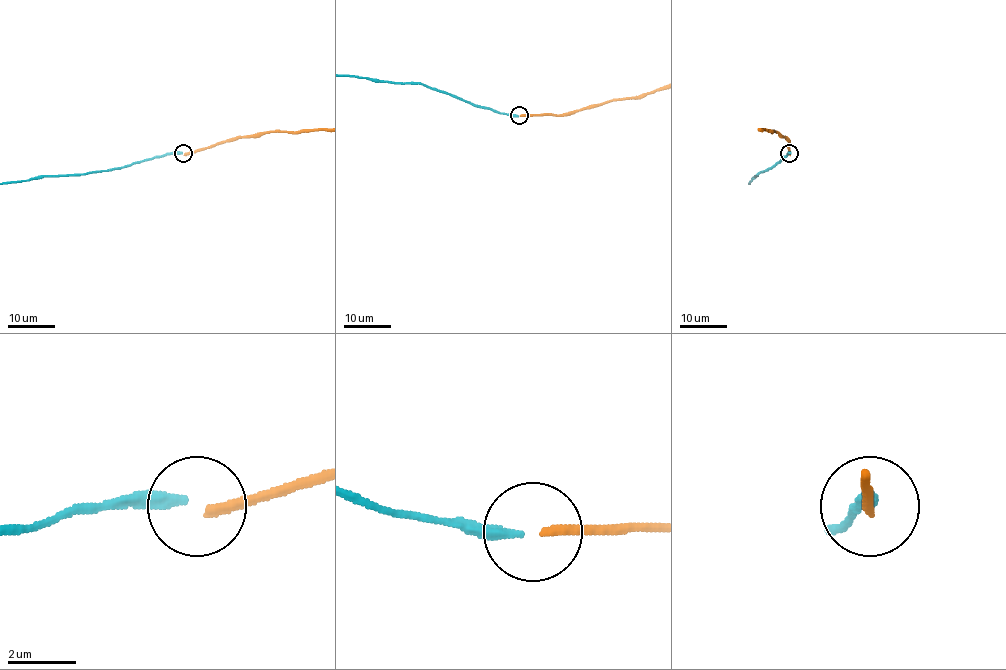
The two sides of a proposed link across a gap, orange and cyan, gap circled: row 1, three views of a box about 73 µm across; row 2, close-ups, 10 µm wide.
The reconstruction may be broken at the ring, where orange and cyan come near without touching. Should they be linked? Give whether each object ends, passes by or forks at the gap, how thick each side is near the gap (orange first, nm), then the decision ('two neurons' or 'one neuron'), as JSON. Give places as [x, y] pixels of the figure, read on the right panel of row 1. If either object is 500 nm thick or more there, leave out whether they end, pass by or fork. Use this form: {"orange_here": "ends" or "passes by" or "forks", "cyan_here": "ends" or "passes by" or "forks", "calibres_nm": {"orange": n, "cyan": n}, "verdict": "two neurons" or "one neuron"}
{"orange_here": "ends", "cyan_here": "ends", "calibres_nm": {"orange": 300, "cyan": 320}, "verdict": "two neurons"}

